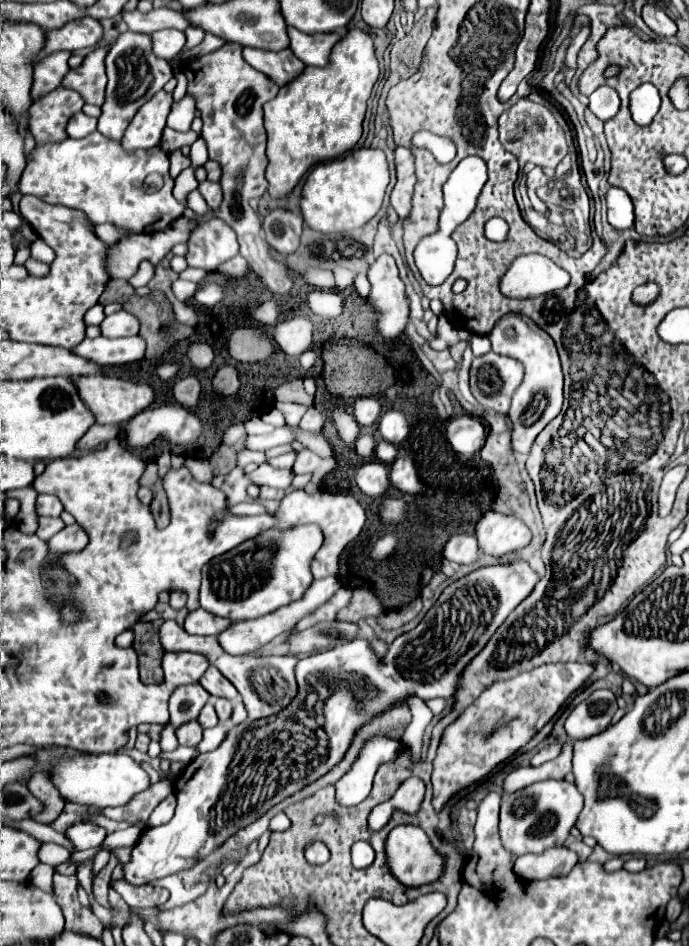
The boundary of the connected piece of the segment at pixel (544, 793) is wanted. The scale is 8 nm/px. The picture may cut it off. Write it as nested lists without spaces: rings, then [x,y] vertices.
[[[543,780],[511,792],[501,800],[499,832],[503,846],[509,848],[513,856],[521,856],[527,852],[539,854],[545,848],[563,846],[581,808],[583,796],[575,788],[575,784],[569,784],[567,780]]]

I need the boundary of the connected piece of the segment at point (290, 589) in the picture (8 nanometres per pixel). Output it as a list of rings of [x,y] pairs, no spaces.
[[[307,524],[291,530],[267,530],[213,558],[203,568],[201,608],[237,622],[271,614],[277,608],[299,600],[313,581],[309,564],[321,542],[321,530],[315,524]]]

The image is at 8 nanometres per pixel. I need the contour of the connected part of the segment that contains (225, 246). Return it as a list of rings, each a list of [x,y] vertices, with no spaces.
[[[211,220],[209,230],[197,230],[187,242],[187,264],[207,272],[217,270],[223,262],[239,254],[235,232],[221,220]]]

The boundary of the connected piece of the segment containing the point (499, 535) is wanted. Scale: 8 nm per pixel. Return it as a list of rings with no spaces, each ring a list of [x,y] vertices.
[[[487,510],[479,518],[475,526],[475,536],[479,540],[479,548],[485,554],[493,554],[493,556],[519,550],[527,546],[531,540],[529,528],[519,518],[495,510]]]

